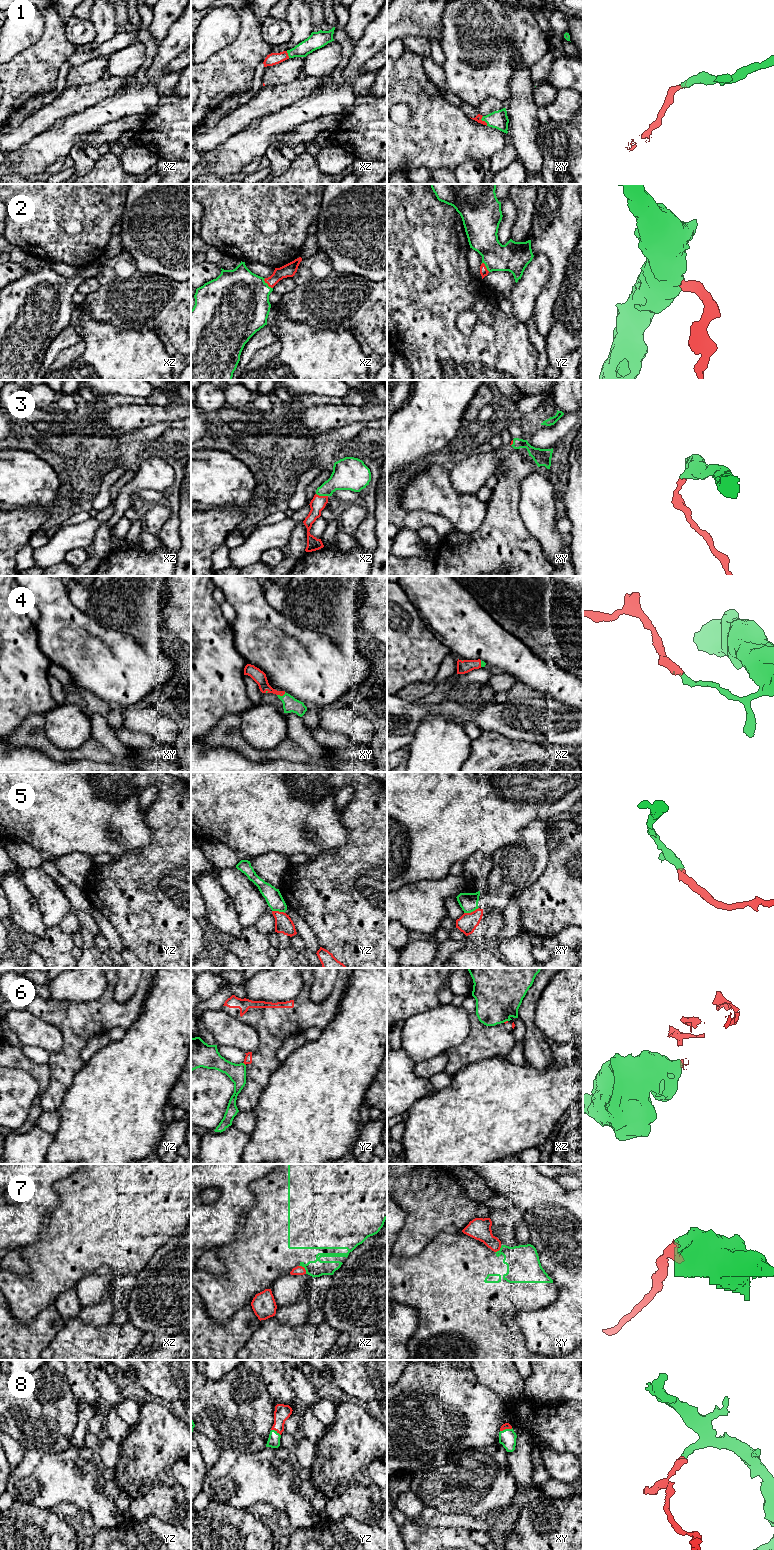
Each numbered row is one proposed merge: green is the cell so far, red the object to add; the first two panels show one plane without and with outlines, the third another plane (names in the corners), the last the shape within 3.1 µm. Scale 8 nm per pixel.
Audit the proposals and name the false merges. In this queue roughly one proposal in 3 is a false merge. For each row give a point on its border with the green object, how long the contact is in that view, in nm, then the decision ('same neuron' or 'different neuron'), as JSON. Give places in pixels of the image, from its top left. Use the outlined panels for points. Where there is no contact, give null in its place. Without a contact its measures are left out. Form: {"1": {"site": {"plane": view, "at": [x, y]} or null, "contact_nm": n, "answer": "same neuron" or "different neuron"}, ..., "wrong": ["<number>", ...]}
{"1": {"site": {"plane": "xy", "at": [483, 120]}, "contact_nm": 90, "answer": "same neuron"}, "2": {"site": {"plane": "xz", "at": [267, 284]}, "contact_nm": 110, "answer": "same neuron"}, "3": {"site": {"plane": "xz", "at": [322, 495]}, "contact_nm": 100, "answer": "same neuron"}, "4": {"site": {"plane": "xy", "at": [281, 696]}, "contact_nm": 80, "answer": "same neuron"}, "5": {"site": {"plane": "xy", "at": [471, 911]}, "contact_nm": 130, "answer": "different neuron"}, "6": {"site": {"plane": "yz", "at": [244, 1064]}, "contact_nm": 40, "answer": "different neuron"}, "7": {"site": {"plane": "xz", "at": [304, 1267]}, "contact_nm": 90, "answer": "different neuron"}, "8": {"site": {"plane": "xy", "at": [506, 1429]}, "contact_nm": 110, "answer": "same neuron"}, "wrong": ["5", "6", "7"]}

